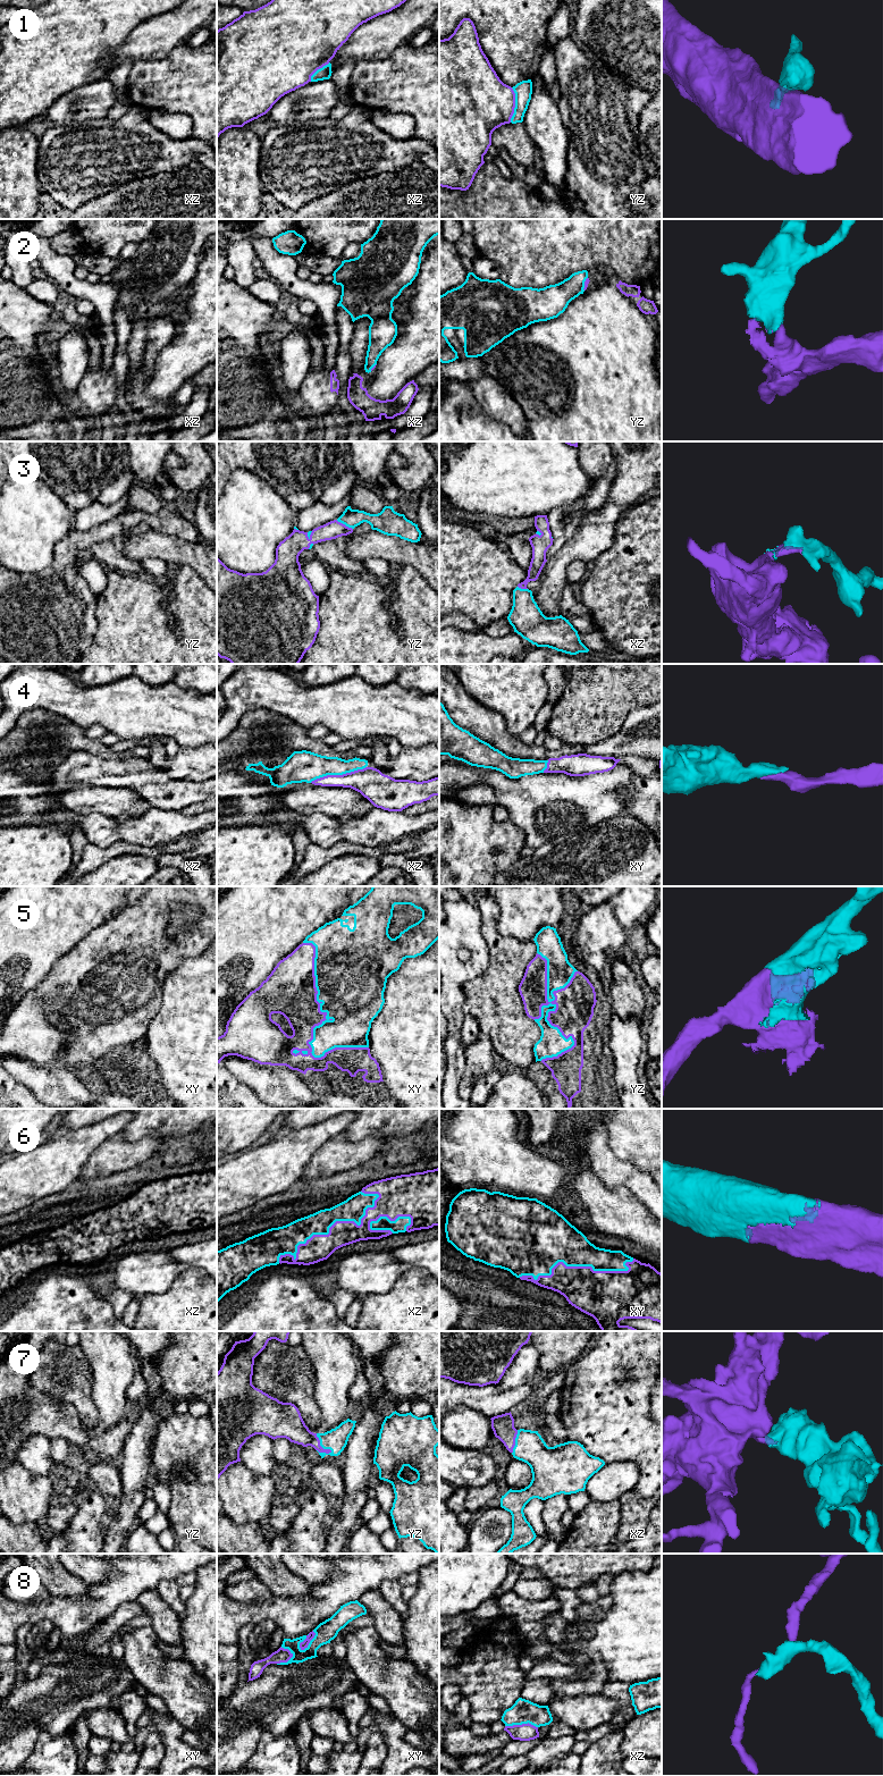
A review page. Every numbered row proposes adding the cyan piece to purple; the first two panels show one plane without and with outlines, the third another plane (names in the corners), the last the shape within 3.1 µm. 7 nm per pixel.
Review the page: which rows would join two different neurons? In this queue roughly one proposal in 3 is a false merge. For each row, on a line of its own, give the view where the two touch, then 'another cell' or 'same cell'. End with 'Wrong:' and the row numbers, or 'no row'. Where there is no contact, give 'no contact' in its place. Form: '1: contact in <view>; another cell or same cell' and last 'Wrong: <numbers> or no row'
1: contact in yz; same cell
2: contact in yz; same cell
3: contact in yz; same cell
4: contact in xz; same cell
5: contact in yz; same cell
6: contact in xz; same cell
7: contact in yz; same cell
8: contact in xy; another cell
Wrong: 8

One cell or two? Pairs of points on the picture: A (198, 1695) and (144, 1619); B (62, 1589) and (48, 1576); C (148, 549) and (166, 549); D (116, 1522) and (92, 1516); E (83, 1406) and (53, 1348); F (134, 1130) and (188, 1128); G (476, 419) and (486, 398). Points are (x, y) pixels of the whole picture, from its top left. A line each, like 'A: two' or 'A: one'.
A: two
B: one
C: one
D: two
E: one
F: one
G: two

